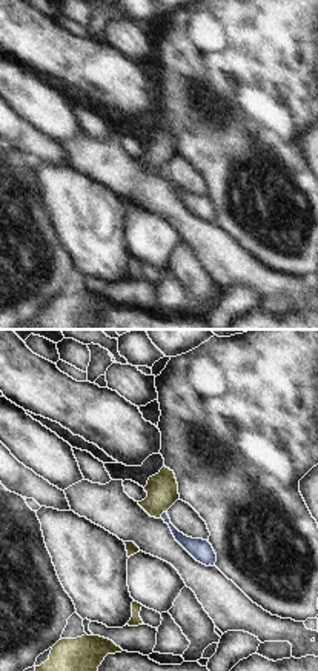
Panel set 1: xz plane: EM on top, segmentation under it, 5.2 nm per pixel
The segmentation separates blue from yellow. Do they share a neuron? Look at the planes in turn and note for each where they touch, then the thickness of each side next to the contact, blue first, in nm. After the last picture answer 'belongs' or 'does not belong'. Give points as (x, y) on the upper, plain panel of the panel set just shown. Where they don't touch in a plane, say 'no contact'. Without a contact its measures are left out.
contact (162, 170); calibres 100 and 160 nm

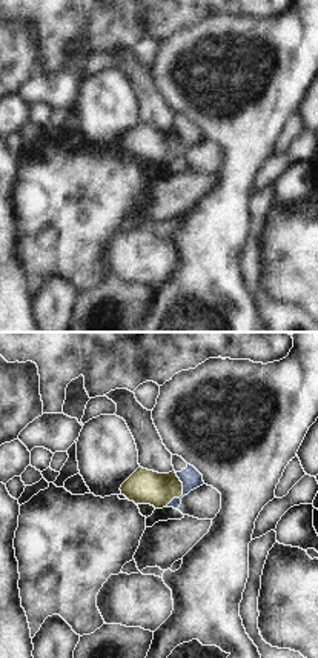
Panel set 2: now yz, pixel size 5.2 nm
contact (183, 146); calibres 110 and 180 nm

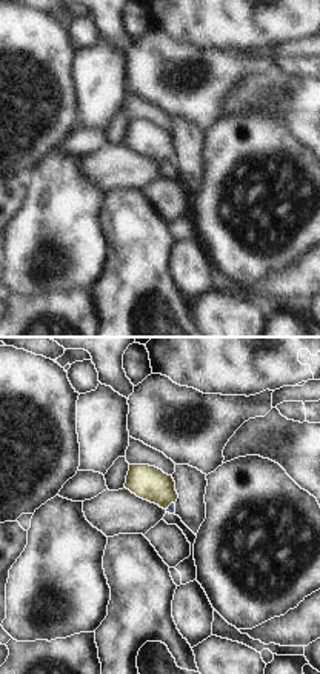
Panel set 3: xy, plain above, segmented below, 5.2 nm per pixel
contact (170, 160); calibres 50 and 180 nm

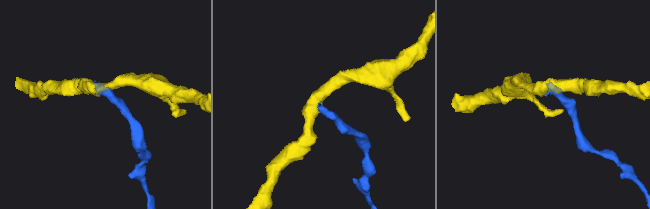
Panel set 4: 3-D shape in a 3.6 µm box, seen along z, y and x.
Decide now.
does not belong

